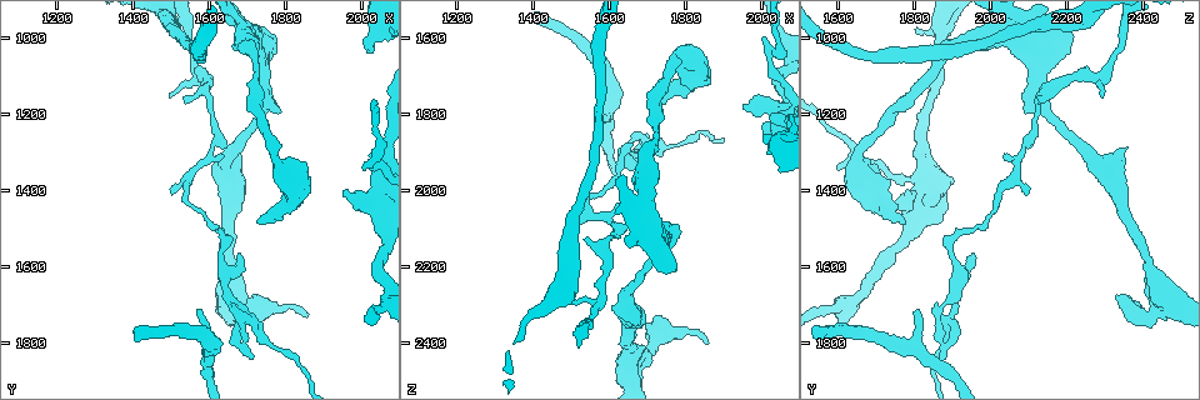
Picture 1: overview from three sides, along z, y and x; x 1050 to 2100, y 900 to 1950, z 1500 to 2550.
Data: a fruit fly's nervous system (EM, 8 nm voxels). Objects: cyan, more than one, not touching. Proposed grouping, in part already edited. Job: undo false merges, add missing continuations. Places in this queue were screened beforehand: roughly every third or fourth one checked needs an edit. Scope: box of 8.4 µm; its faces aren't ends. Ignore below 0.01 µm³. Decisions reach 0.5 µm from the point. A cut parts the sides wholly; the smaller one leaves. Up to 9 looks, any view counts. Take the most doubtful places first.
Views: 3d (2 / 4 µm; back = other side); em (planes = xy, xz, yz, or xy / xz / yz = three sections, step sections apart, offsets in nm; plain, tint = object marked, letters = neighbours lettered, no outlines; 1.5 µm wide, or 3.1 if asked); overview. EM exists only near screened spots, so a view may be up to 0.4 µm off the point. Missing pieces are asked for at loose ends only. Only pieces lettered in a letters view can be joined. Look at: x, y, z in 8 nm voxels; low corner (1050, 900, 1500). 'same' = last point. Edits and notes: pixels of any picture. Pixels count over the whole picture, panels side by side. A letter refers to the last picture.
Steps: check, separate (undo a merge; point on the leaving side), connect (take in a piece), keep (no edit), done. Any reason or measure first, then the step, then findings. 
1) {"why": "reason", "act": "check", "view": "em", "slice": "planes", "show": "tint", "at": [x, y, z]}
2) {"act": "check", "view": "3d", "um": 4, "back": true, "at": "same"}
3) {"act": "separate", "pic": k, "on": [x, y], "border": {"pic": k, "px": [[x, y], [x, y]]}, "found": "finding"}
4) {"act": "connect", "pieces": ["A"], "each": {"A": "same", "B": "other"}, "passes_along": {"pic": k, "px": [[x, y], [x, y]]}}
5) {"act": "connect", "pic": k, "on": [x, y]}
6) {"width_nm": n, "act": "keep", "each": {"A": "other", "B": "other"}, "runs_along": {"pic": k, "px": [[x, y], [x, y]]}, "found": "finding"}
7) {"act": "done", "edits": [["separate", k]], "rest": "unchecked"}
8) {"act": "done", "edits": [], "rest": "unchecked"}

{"why": "thin end", "act": "check", "view": "3d", "um": 4, "at": [1565, 1715, 1810]}

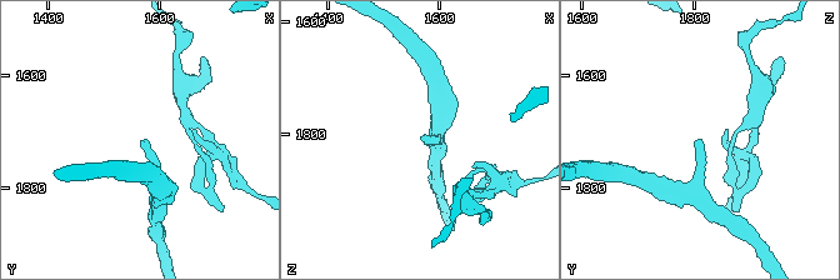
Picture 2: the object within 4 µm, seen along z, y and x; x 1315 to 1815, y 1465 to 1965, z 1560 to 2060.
{"why": "now the EM", "act": "check", "view": "em", "slice": "yz", "step": 4, "show": "tint", "at": [1565, 1710, 1805]}

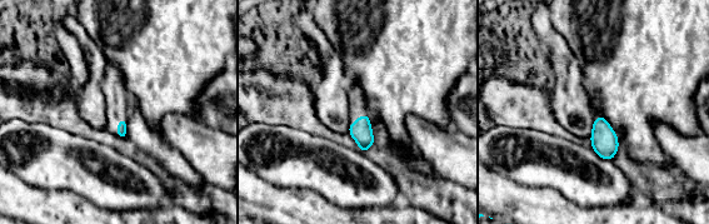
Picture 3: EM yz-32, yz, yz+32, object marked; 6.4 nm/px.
{"act": "check", "view": "em", "slice": "planes", "show": "letters", "at": "same"}

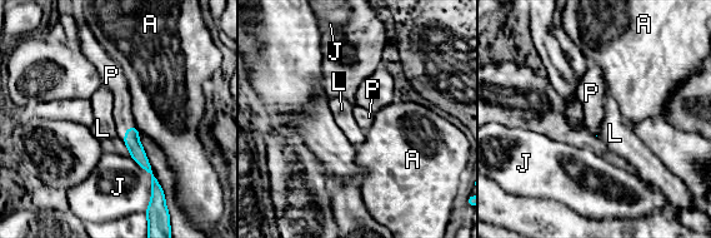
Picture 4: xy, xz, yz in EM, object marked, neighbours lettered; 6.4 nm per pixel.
{"longest_contact_nm": ["J", 320], "act": "connect", "pieces": ["P"], "each": {"A": "other", "J": "other", "L": "other", "P": "same"}, "passes_along": {"pic": 4, "px": [[131, 139], [126, 130], [123, 104]]}, "found": "the cell continues"}

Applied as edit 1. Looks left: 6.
{"why": "redraw", "act": "check", "view": "overview"}

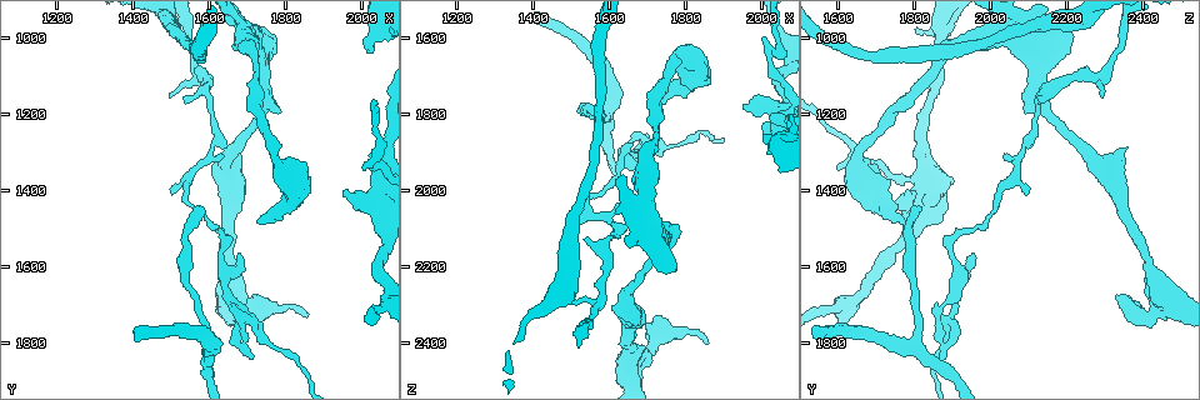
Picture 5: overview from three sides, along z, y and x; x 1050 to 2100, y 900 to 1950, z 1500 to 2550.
{"why": "abrupt turn", "act": "check", "view": "3d", "um": 2, "at": [1625, 1510, 1910]}

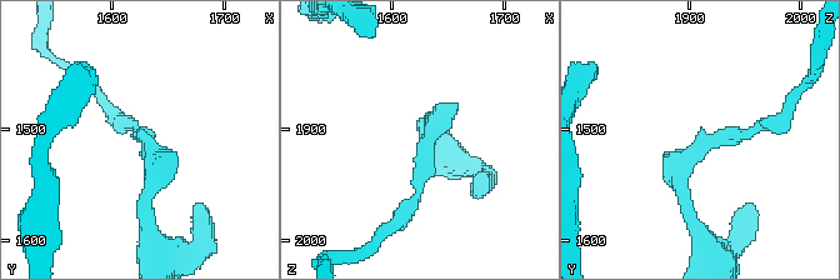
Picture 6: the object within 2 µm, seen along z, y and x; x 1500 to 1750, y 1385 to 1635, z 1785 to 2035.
{"why": "need the tissue", "act": "check", "view": "em", "slice": "planes", "show": "tint", "at": [1630, 1510, 1918]}

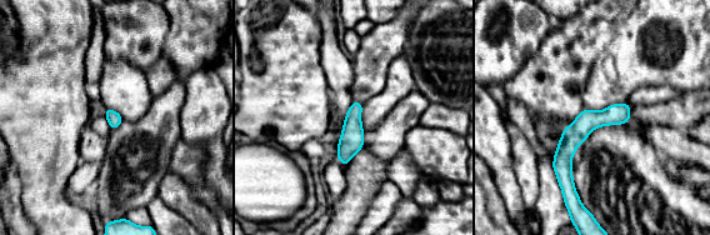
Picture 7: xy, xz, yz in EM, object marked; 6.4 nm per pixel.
{"act": "check", "view": "em", "slice": "planes", "show": "letters", "at": "same"}

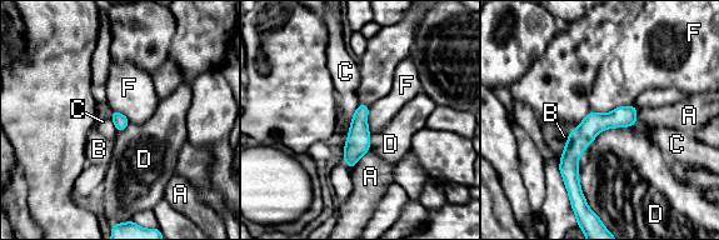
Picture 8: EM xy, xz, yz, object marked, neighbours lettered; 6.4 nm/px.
{"width_nm": 90, "act": "keep", "each": {"A": "other", "B": "other", "C": "other", "D": "other", "F": "other"}, "runs_along": {"pic": 8, "px": [[632, 109], [574, 146], [574, 190]]}, "found": "one cell here"}

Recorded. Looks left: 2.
{"why": "thin end", "act": "check", "view": "em", "slice": "yz", "step": 4, "show": "tint", "at": [1640, 1310, 2055]}

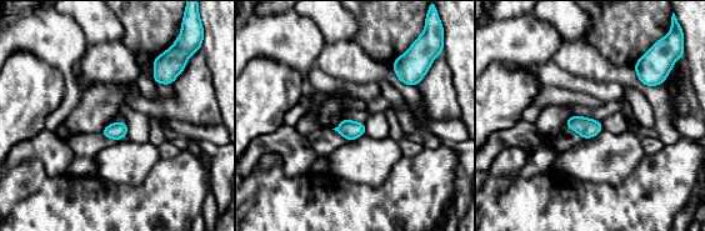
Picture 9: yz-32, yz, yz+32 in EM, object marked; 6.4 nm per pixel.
{"act": "check", "view": "em", "slice": "planes", "show": "letters", "at": "same"}

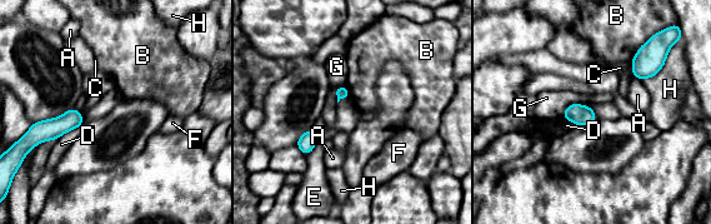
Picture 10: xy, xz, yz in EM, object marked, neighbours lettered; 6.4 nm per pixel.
{"act": "keep", "each": {"A": "other", "B": "other", "C": "other", "D": "other", "E": "other", "F": "other", "G": "other", "H": "other"}, "border": {"pic": 10, "px": [[645, 43], [630, 61]]}, "found": "no lettered piece goes on from it"}

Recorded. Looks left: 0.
{"act": "done", "edits": [["connect", 4]], "rest": "unchecked"}

